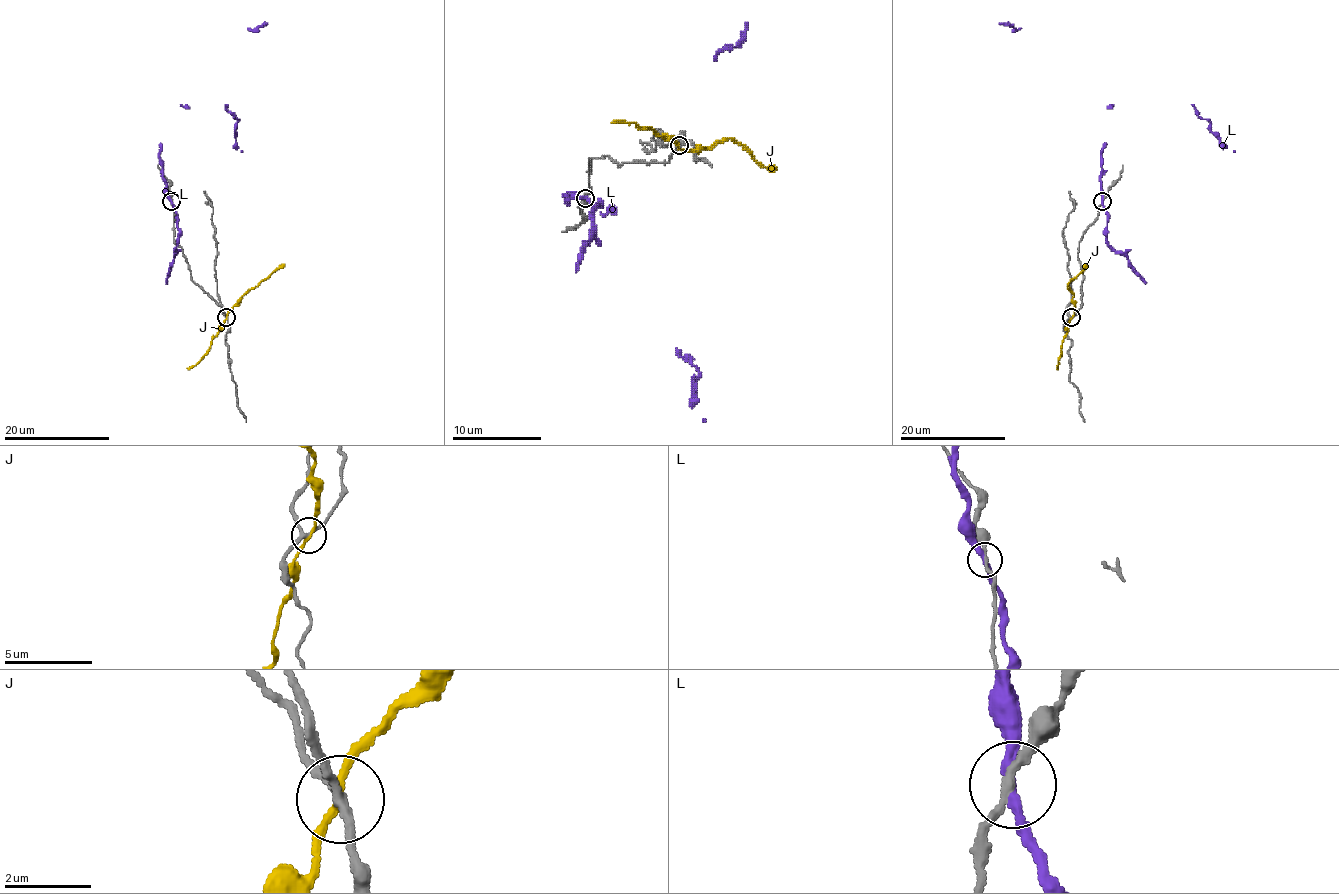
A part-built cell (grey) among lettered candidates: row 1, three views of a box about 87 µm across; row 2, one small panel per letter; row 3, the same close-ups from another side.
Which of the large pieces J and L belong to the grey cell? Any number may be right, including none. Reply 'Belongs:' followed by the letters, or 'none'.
Belongs: J

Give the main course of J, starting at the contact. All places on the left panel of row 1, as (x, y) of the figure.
J: (226, 318), (227, 311), (245, 294), (284, 264)

